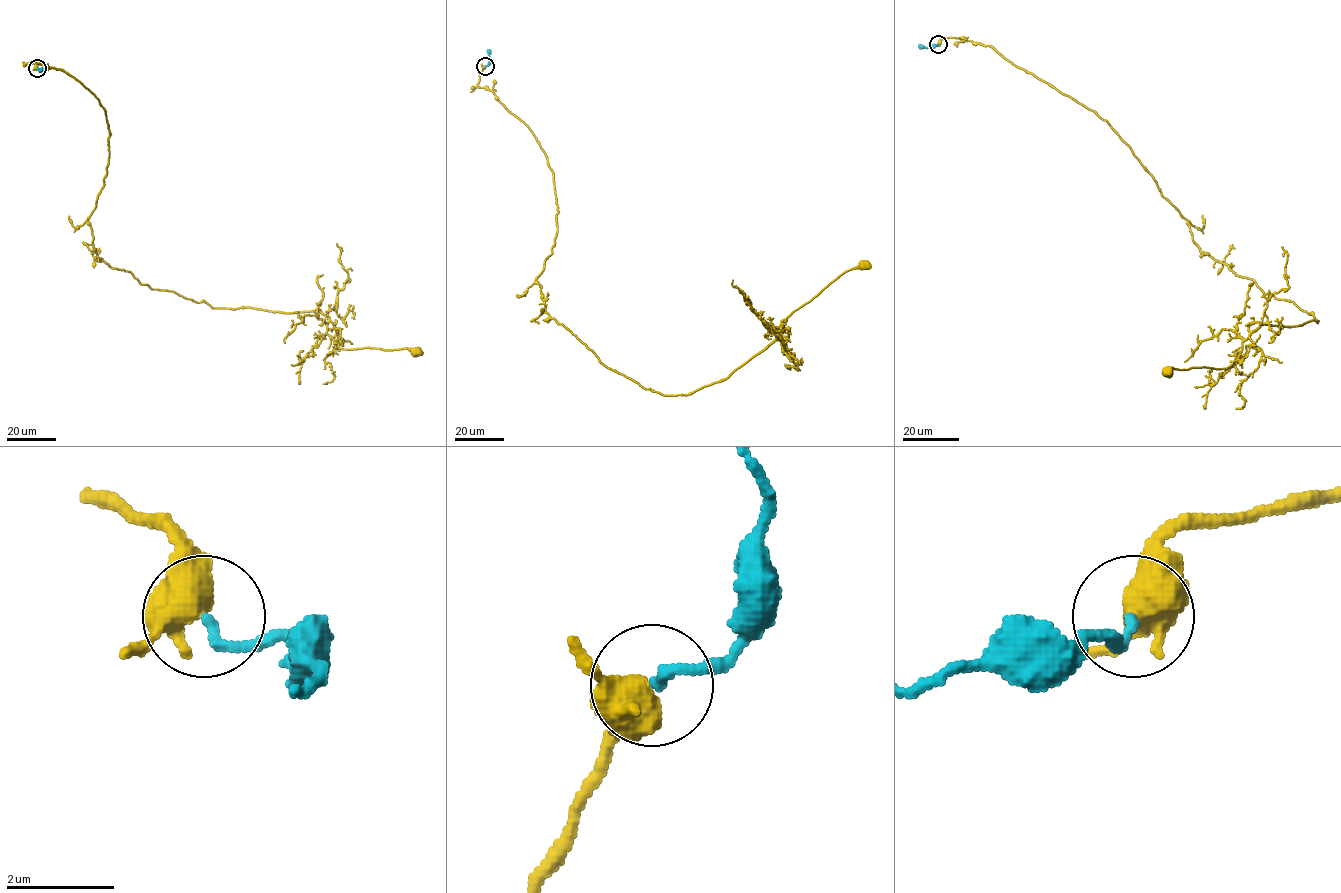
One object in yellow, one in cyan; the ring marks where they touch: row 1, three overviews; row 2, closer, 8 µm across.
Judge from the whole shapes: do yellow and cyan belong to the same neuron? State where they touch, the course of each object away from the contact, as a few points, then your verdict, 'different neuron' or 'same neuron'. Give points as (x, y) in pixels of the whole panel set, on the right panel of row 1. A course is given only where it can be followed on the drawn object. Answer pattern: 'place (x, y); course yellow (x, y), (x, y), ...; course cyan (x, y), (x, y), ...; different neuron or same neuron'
place (938, 44); course yellow (938, 44), (990, 46), (1094, 111), (1186, 220), (1200, 250), (1318, 322), (1260, 325), (1225, 368), (1169, 371); course cyan (938, 44), (922, 47), (919, 44); same neuron

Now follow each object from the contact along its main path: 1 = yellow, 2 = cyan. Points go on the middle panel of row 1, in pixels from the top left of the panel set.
1: (485, 67), (477, 85), (553, 172), (545, 311), (645, 388), (724, 380), (864, 267)
2: (485, 66), (489, 63), (490, 49)

